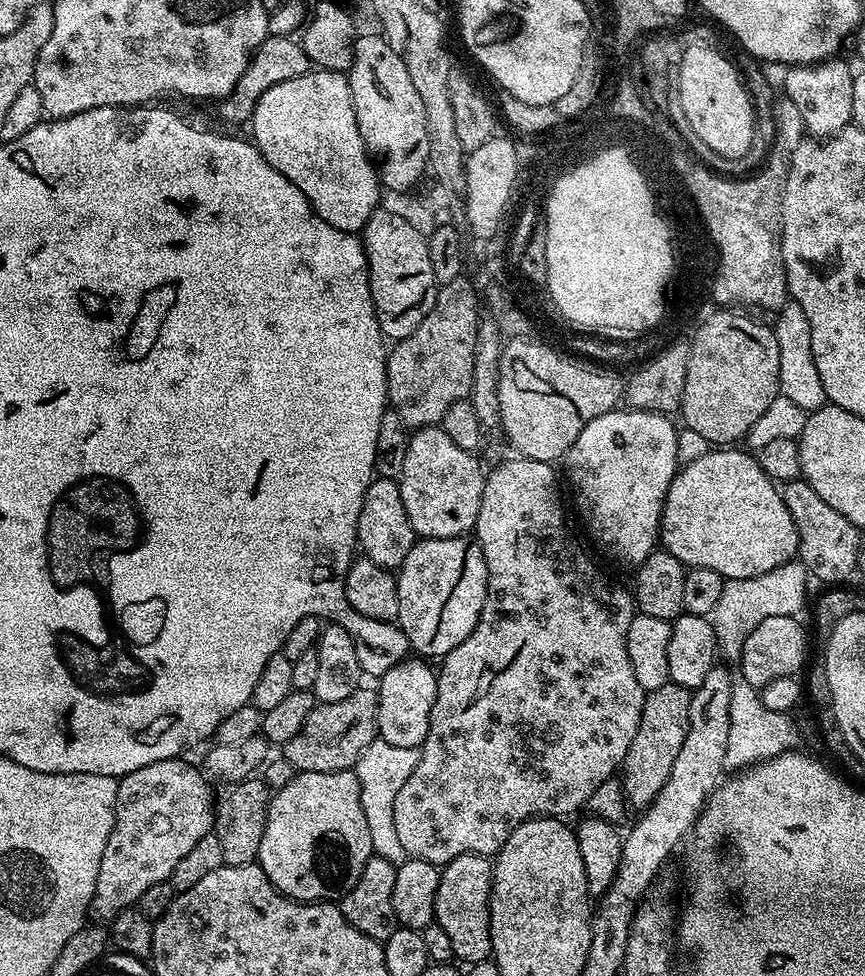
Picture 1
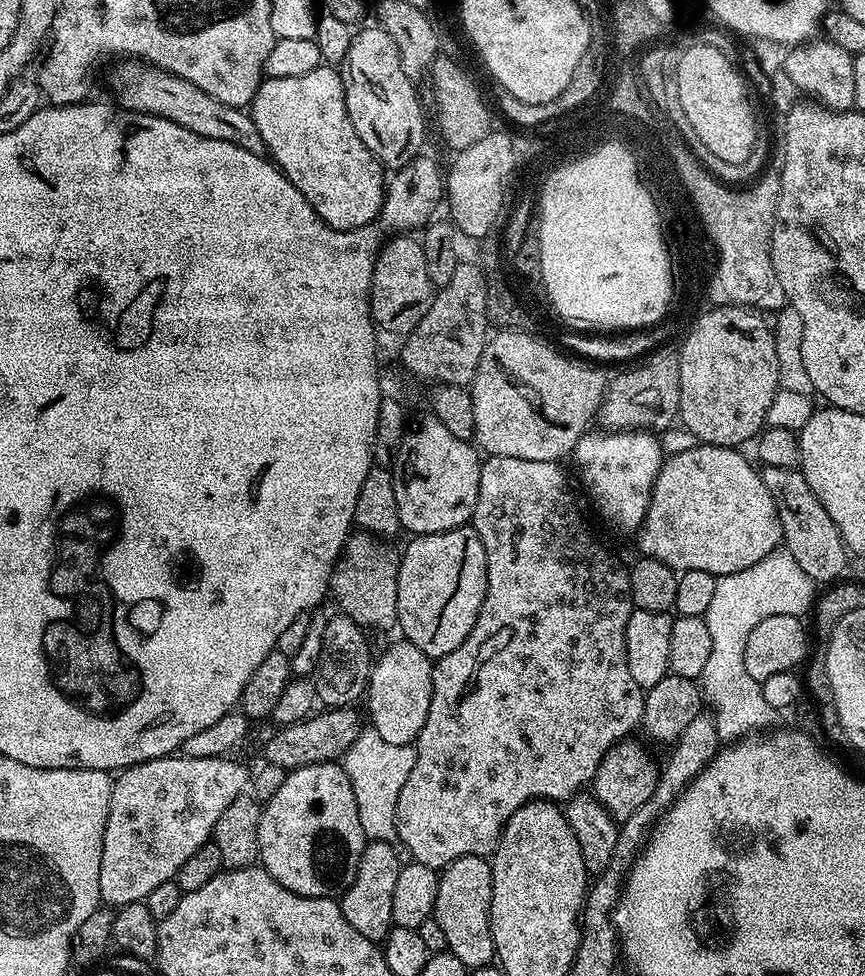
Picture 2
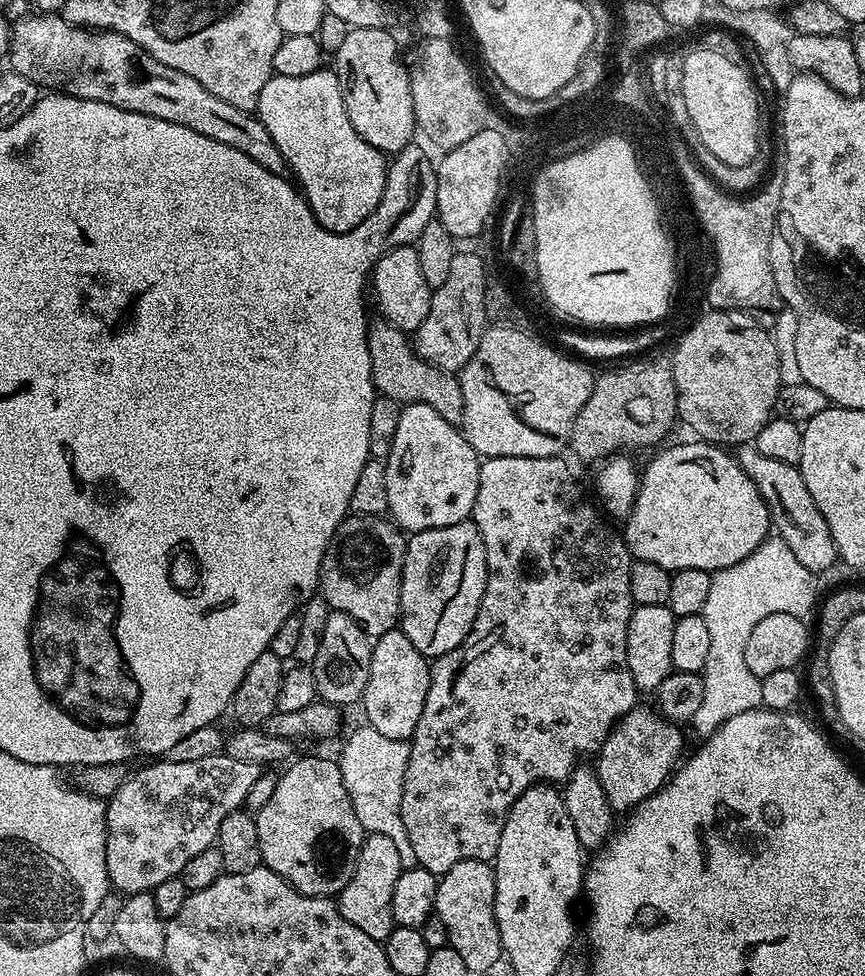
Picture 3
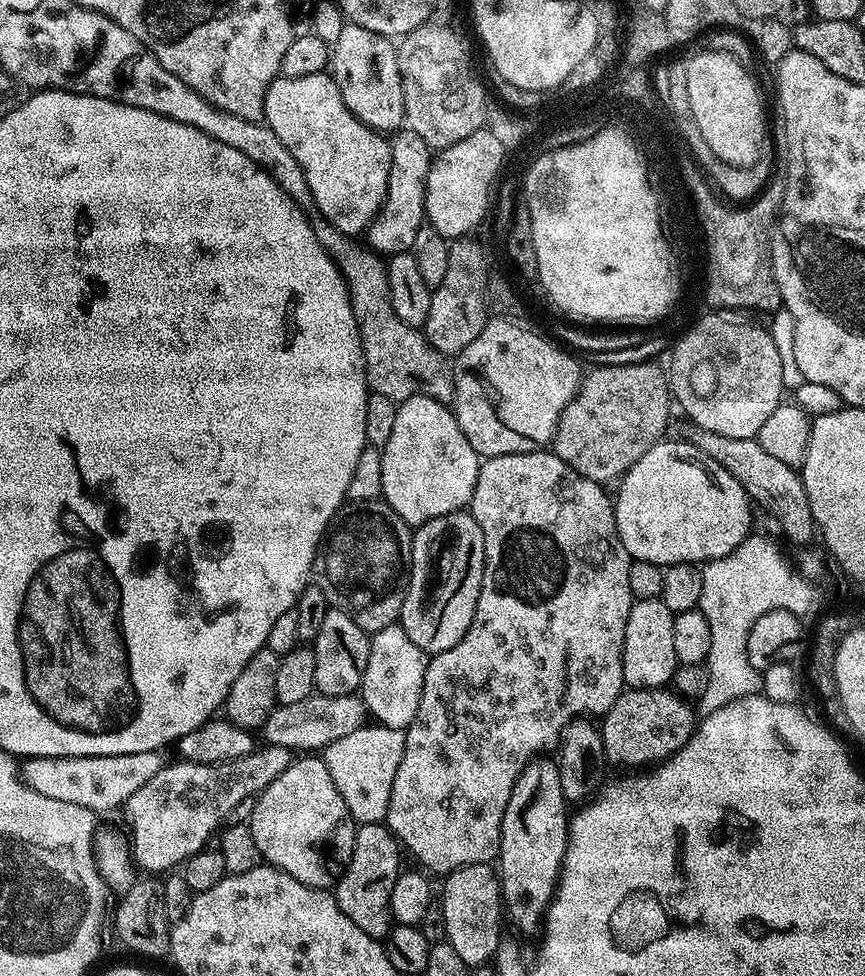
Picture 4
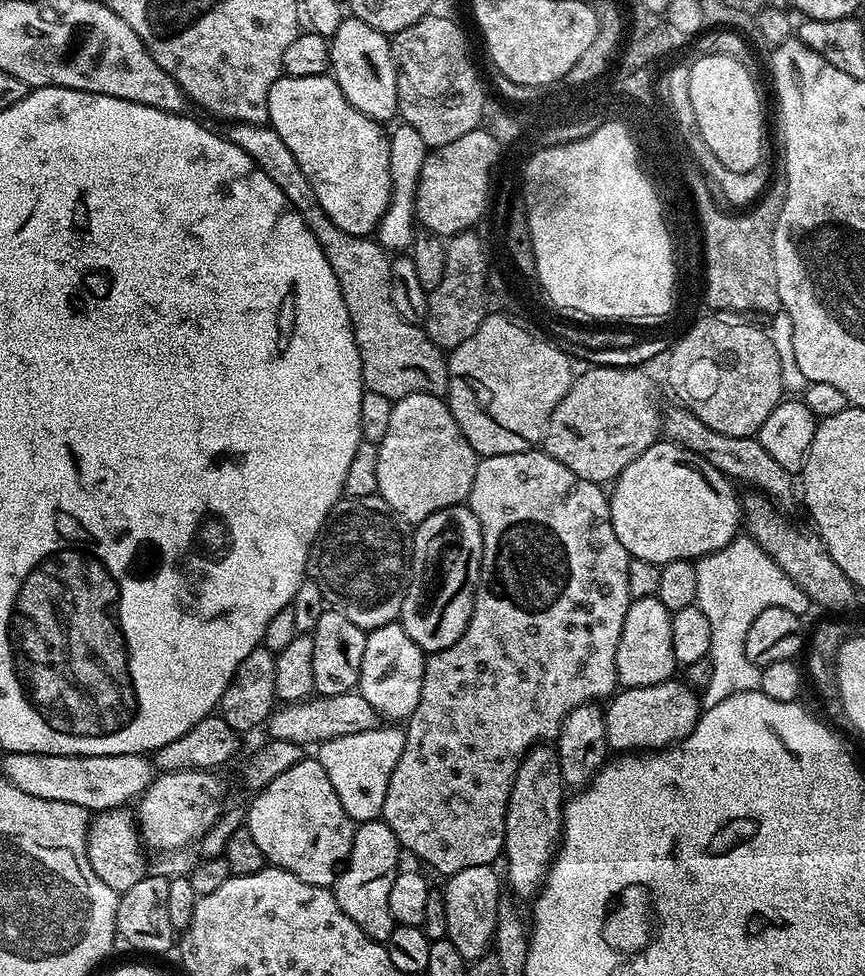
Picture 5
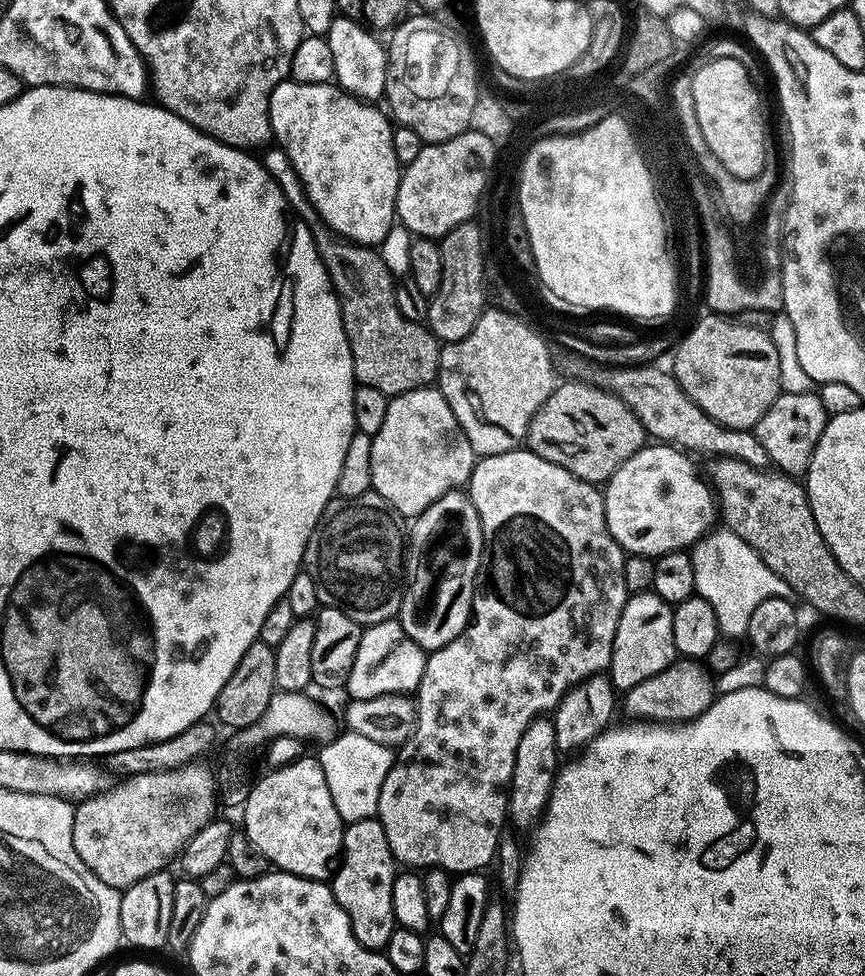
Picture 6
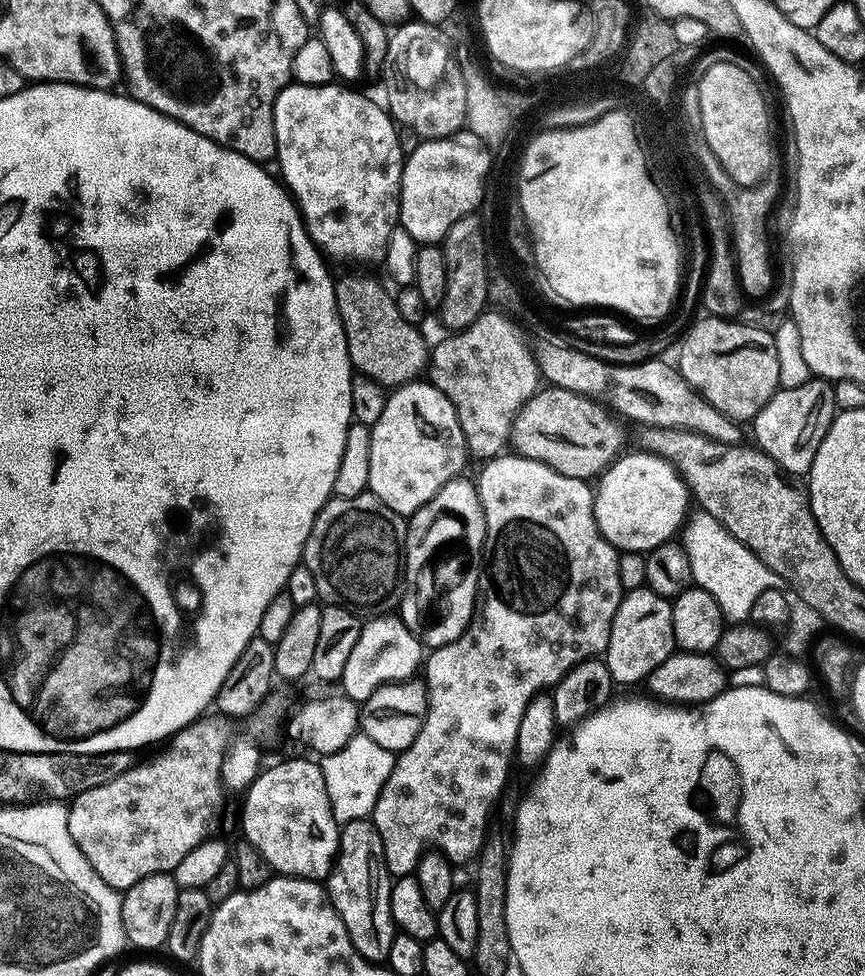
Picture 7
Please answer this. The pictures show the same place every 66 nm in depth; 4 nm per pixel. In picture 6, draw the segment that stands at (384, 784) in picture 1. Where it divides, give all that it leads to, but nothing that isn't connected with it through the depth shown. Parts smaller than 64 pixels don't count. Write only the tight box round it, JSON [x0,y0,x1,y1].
[319,730,393,825]

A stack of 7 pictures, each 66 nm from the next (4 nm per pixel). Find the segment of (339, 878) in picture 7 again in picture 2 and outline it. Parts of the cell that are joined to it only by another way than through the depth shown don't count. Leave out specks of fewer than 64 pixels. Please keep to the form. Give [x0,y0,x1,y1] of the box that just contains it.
[338,840,402,942]

